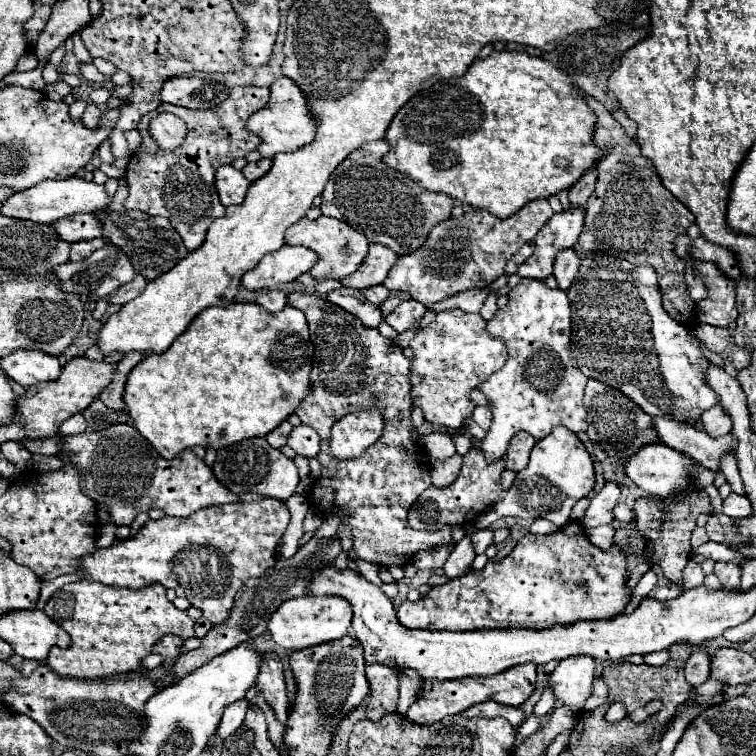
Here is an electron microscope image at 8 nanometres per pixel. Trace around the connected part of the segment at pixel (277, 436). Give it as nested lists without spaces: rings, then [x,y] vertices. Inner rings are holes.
[[[283,421],[283,423],[281,423],[277,429],[273,429],[265,439],[267,439],[267,443],[269,443],[271,447],[279,449],[279,447],[283,447],[283,445],[287,443],[289,431],[291,431],[291,423],[289,423],[289,421]]]

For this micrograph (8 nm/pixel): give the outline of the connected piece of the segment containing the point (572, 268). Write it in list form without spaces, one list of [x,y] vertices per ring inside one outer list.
[[[569,247],[567,251],[559,251],[555,265],[553,265],[553,275],[559,283],[559,289],[563,289],[563,291],[569,289],[569,285],[577,277],[577,269],[579,269],[579,257],[577,257],[575,249]]]

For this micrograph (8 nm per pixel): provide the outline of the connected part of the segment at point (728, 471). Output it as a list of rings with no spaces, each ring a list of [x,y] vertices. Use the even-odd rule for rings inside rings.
[[[725,453],[725,455],[719,459],[719,469],[721,469],[721,473],[727,477],[731,489],[733,489],[735,493],[739,493],[739,495],[745,495],[745,491],[743,491],[743,483],[741,483],[741,479],[739,479],[737,459],[735,459],[733,453]]]

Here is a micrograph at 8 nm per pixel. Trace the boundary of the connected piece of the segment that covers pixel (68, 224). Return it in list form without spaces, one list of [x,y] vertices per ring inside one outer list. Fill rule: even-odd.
[[[71,215],[53,223],[55,231],[69,243],[103,237],[103,225],[95,215]]]

